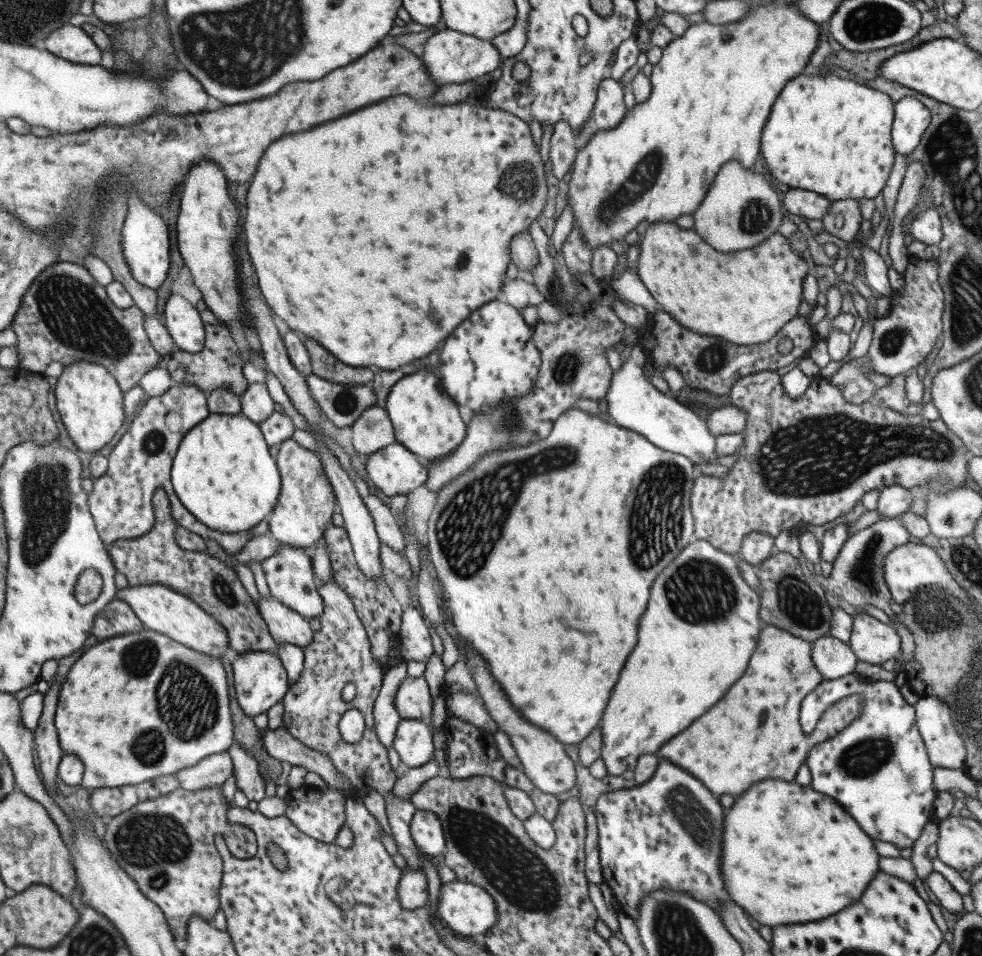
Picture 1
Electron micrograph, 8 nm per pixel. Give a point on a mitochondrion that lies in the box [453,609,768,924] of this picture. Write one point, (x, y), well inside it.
(696, 818)

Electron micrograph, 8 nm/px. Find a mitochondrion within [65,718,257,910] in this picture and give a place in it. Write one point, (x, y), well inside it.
(154, 842)

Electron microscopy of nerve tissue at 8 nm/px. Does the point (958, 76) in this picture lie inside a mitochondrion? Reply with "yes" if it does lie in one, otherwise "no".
no

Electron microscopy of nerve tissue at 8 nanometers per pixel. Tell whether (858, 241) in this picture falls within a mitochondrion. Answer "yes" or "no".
no

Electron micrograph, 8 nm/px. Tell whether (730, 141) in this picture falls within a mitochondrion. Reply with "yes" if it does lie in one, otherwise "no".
no

